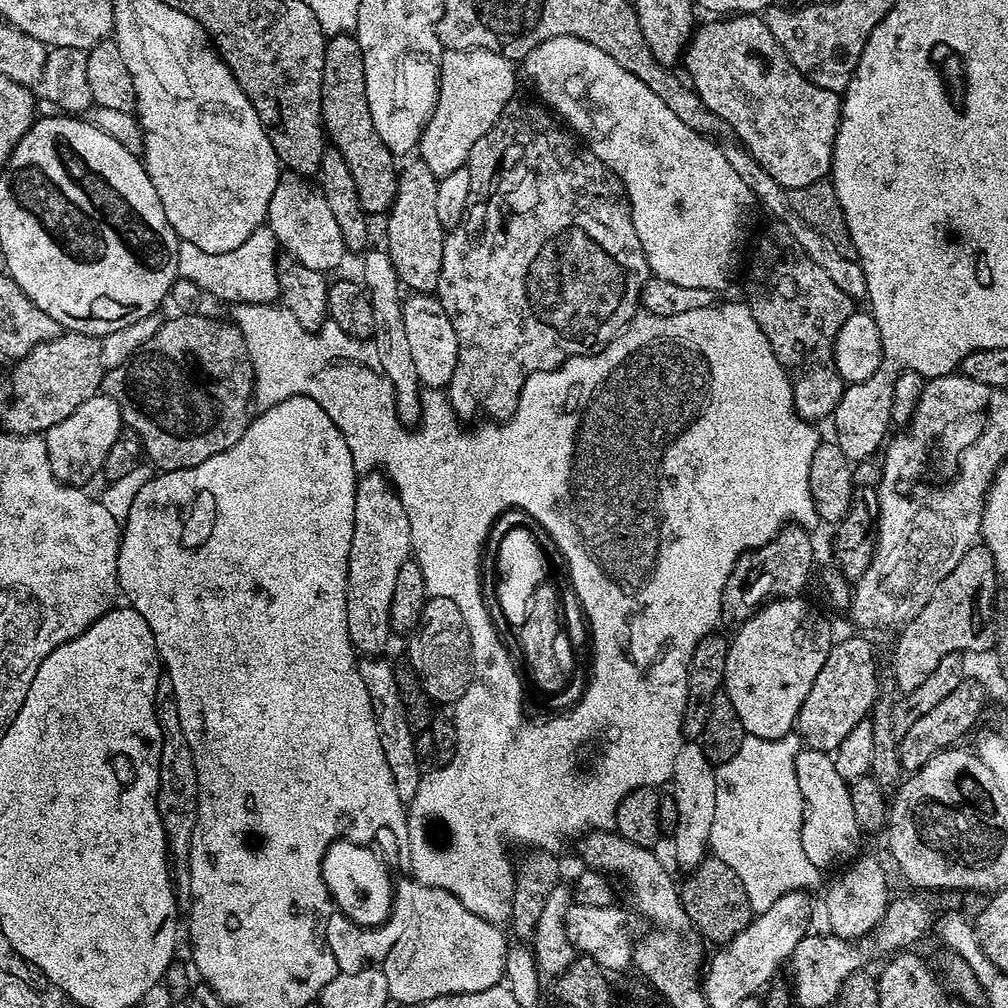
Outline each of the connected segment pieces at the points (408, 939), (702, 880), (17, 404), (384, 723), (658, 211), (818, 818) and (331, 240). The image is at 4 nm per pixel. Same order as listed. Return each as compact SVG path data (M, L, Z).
M417 887L414 896L414 915L406 926L402 938L390 946L382 967L386 974L389 994L393 1001L415 1006L438 996L448 996L458 992L477 992L495 988L505 979L504 967L507 964L507 952L510 940L504 937L505 929L499 924L492 924L486 918L474 914L444 888Z
M708 854L697 868L691 869L687 873L688 876L679 885L680 901L686 910L686 914L692 920L692 927L701 937L713 940L714 945L727 945L736 935L744 932L749 923L754 919L754 913L750 906L750 898L746 898L746 886L742 886L742 878L738 878L738 874L734 874L734 870L730 870L730 866L726 866L726 862L722 862L722 858Z
M65 331L58 338L39 344L30 354L19 357L15 364L16 369L10 375L10 403L3 409L4 424L8 427L5 429L13 436L35 436L47 432L50 426L58 426L58 422L70 418L82 402L97 396L106 380L100 340L81 332Z
M364 658L359 661L362 682L366 682L366 690L370 694L372 713L376 716L376 725L380 731L382 754L386 754L386 766L390 766L390 778L394 778L394 790L398 790L398 798L411 802L422 792L421 761L416 758L416 736L414 729L408 725L406 710L402 706L402 698L398 694L396 669L384 658Z
M573 36L550 38L546 42L534 46L534 50L530 50L530 54L524 56L522 67L524 67L525 74L528 75L529 82L536 87L537 94L535 93L535 95L622 182L624 193L627 194L628 202L632 205L634 230L638 234L638 242L642 242L642 250L648 263L649 273L657 280L674 282L677 286L708 288L715 293L719 293L720 288L726 287L731 282L736 267L740 264L740 247L744 244L744 219L752 212L754 197L750 186L746 186L746 182L742 182L742 178L738 178L738 174L734 174L734 166L730 166L730 162L724 157L723 149L715 148L712 145L713 141L704 133L690 130L690 126L686 126L686 122L680 121L674 115L674 110L670 110L670 106L666 106L666 102L662 102L662 98L658 98L658 94L654 94L654 90L650 90L650 86L646 86L646 82L634 78L634 74L630 74L628 70L622 70L622 66L618 66L618 62L614 62L614 58L610 58L610 54L606 54L604 50L598 50L598 46L590 46L590 42L586 42L582 38Z
M813 748L801 749L795 758L795 777L798 778L798 786L806 805L800 837L812 866L820 870L824 866L853 859L859 851L857 848L862 833L854 814L851 787L837 772L833 757Z
M285 171L280 177L278 186L274 186L274 195L270 197L266 225L276 235L279 247L287 255L293 256L302 266L329 270L343 262L349 255L342 231L337 225L337 219L329 209L329 203L323 197L321 189L311 188L305 177L294 172Z

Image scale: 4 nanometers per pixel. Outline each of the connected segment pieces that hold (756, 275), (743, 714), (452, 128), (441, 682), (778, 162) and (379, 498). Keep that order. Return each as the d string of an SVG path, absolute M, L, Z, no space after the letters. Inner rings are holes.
M787 223L772 224L760 236L756 249L752 252L752 261L748 264L748 281L744 284L744 296L748 299L746 311L762 330L766 343L772 348L772 355L778 358L780 367L788 369L790 377L790 391L796 401L796 411L800 417L809 422L816 420L827 421L836 411L842 397L846 383L835 367L835 339L843 324L854 313L854 302L833 280L826 275L826 270L818 266L798 246L792 237Z
M789 598L786 600L773 600L772 603L764 605L759 612L754 613L751 618L735 629L736 637L731 637L728 645L728 657L726 658L726 674L724 675L724 686L722 691L728 695L738 718L742 722L745 733L758 738L767 740L781 740L783 736L789 735L796 728L796 719L802 710L802 702L806 702L806 694L810 694L810 688L814 686L814 680L818 678L818 670L826 666L826 658L830 654L834 637L832 637L832 628L828 625L828 620L812 604L807 604L804 600L795 600Z
M471 48L470 50L445 51L438 65L438 83L440 89L436 95L436 109L430 122L424 127L424 133L418 145L419 159L437 177L454 174L454 170L465 167L470 150L474 150L474 142L482 138L498 122L505 106L517 95L516 72L513 61L502 54L494 54L494 50Z
M434 596L425 600L422 618L418 622L416 631L411 633L407 640L406 658L414 666L420 685L423 686L429 700L437 705L455 705L474 682L472 643L466 618L462 618L462 610L454 606L450 598Z
M732 14L727 18L712 18L709 24L701 23L682 57L682 68L688 71L690 87L719 120L737 136L739 147L754 157L778 182L781 189L791 190L810 186L825 179L832 171L834 142L840 125L841 93L822 90L810 82L786 58L782 46L770 34L767 22L756 14Z
M364 474L356 481L354 534L350 538L346 618L355 650L364 656L378 656L389 638L390 606L402 566L412 556L412 527L395 488L383 475Z

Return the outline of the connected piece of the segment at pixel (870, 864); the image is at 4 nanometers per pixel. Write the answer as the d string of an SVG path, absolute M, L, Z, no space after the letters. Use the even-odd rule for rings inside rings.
M857 855L828 888L828 924L843 940L858 940L880 927L888 913L888 876L872 856Z

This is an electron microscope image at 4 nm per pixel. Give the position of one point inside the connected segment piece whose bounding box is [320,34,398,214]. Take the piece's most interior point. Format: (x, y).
(345, 114)

